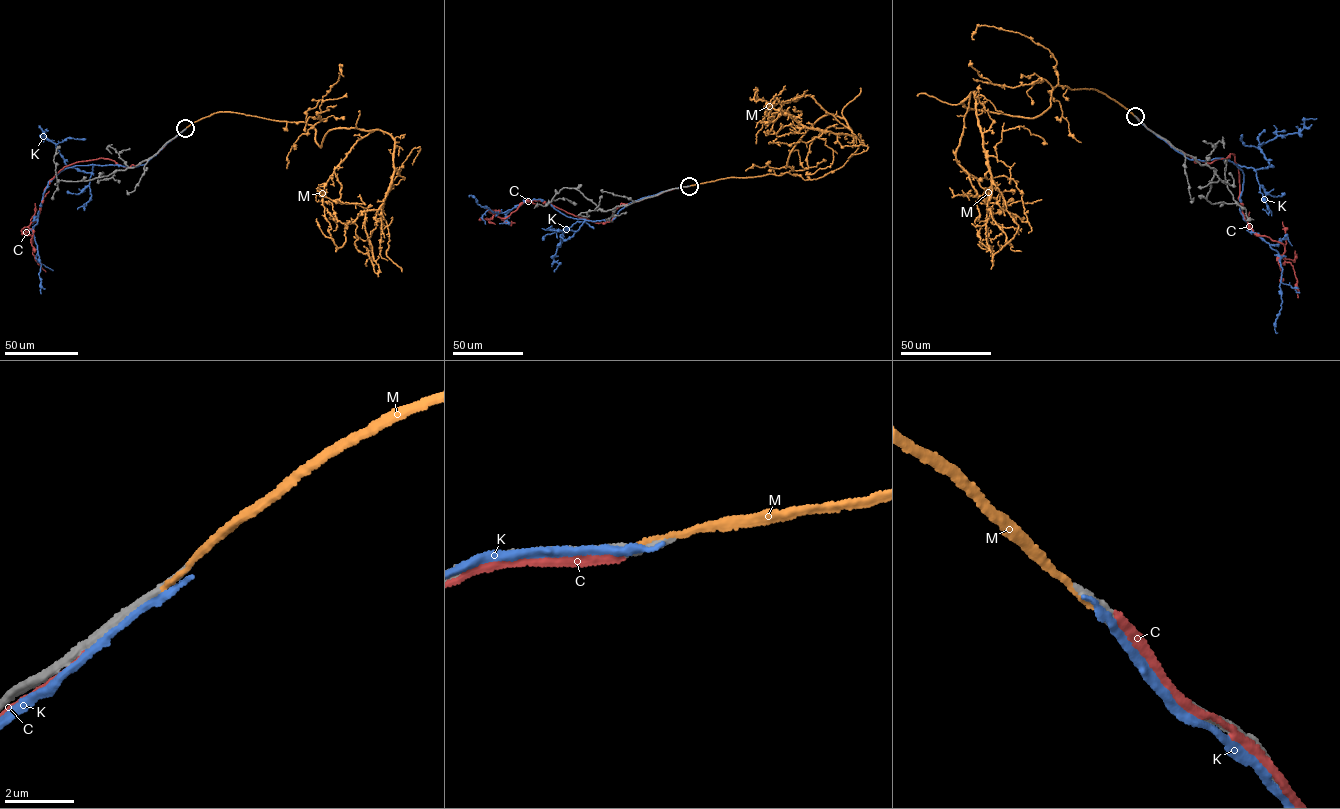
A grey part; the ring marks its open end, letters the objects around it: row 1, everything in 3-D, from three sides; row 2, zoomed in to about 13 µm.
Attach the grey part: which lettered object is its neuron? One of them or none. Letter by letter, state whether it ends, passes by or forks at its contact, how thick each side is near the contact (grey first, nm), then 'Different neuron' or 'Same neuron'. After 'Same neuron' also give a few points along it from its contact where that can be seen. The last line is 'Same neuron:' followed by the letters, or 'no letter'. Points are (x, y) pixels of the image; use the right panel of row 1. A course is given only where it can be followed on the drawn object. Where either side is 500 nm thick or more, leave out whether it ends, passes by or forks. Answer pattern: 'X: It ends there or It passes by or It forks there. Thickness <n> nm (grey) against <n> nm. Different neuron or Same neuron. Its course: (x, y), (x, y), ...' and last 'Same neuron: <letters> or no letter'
C: It passes by. Thickness 240 nm (grey) against 220 nm. Different neuron
K: It passes by. Thickness 260 nm (grey) against 200 nm. Different neuron
M: It ends there. Thickness 280 nm (grey) against 120 nm. Same neuron. Its course: (1135, 116), (1091, 88), (1056, 85), (1033, 118), (968, 108), (971, 93), (1006, 237), (992, 265), (986, 243)
Same neuron: M

